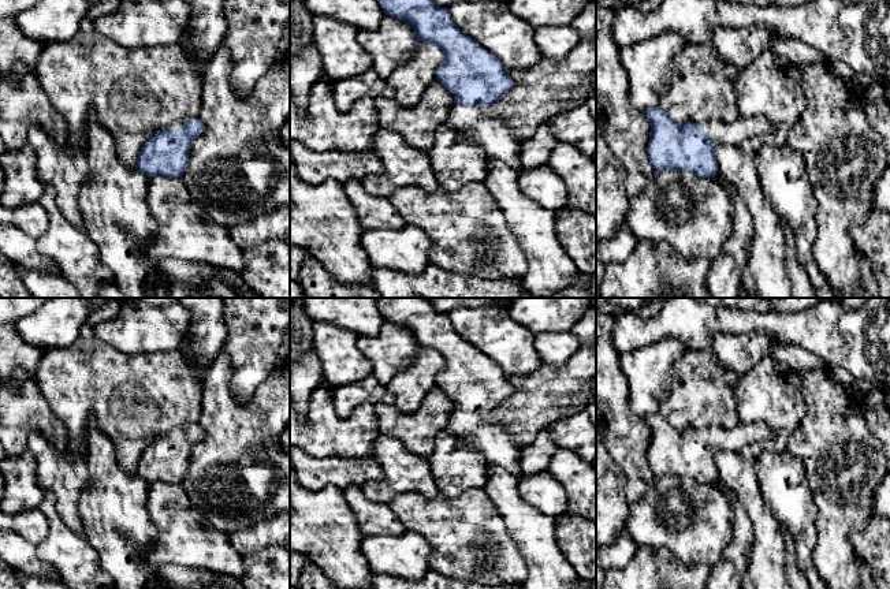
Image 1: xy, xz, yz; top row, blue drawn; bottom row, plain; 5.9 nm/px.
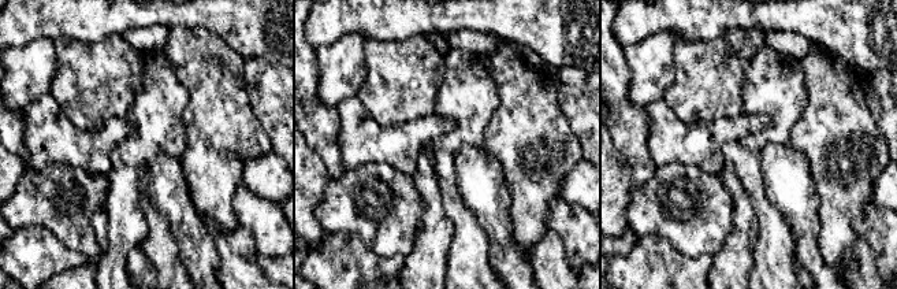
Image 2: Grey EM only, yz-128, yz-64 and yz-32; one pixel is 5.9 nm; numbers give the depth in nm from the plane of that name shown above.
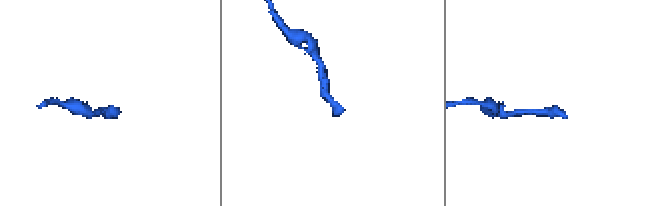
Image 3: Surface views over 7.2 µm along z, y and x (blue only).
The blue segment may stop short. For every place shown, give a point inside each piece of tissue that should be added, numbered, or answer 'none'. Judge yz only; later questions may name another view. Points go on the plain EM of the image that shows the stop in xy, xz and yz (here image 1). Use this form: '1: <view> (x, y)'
1: yz (743, 436)

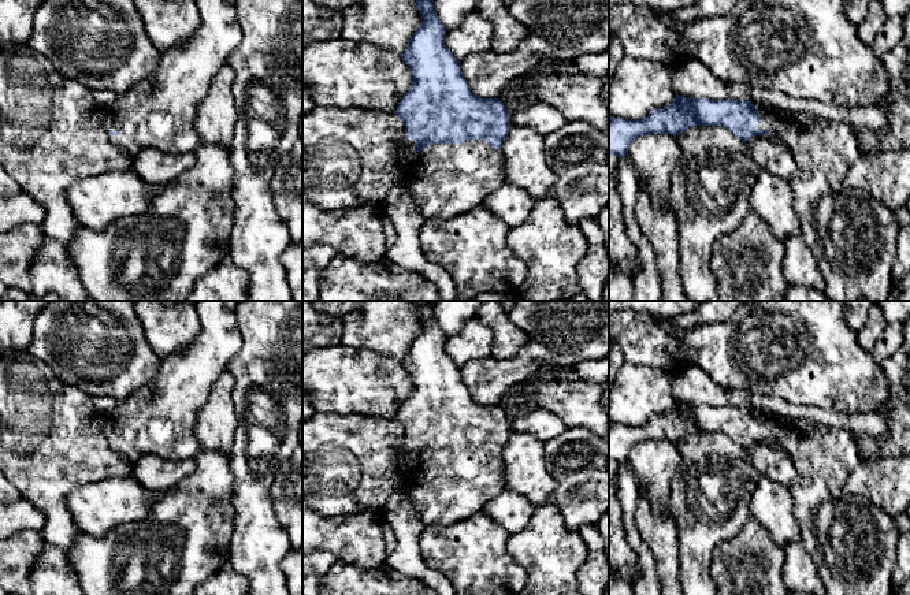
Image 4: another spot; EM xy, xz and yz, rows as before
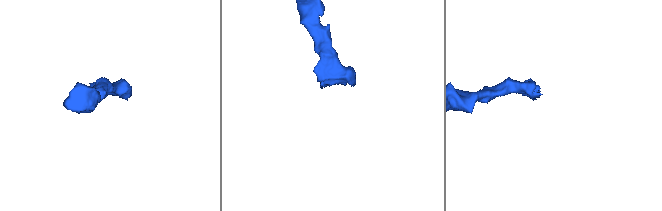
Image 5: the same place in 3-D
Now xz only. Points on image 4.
1: xz (445, 487)

